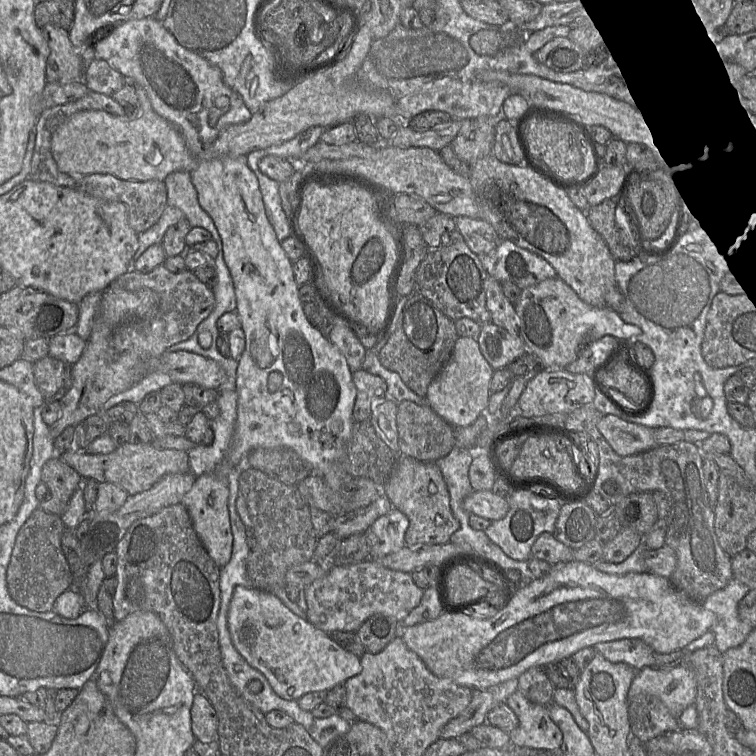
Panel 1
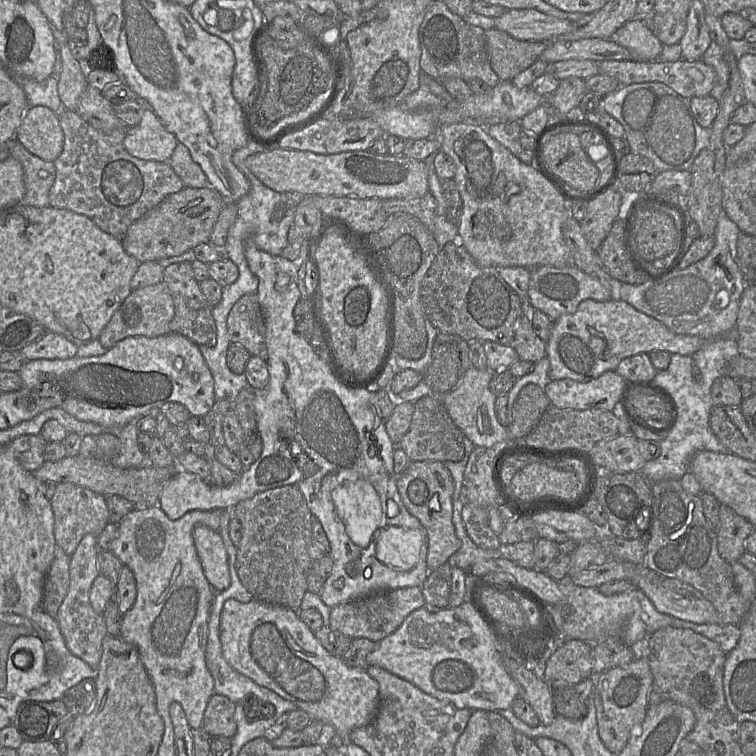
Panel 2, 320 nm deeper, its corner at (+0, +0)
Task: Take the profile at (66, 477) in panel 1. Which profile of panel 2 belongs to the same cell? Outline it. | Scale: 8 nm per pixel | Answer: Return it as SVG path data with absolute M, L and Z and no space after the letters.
M58 483L49 500L54 515L54 536L57 547L71 556L86 534L97 536L110 523L106 496L72 483Z

